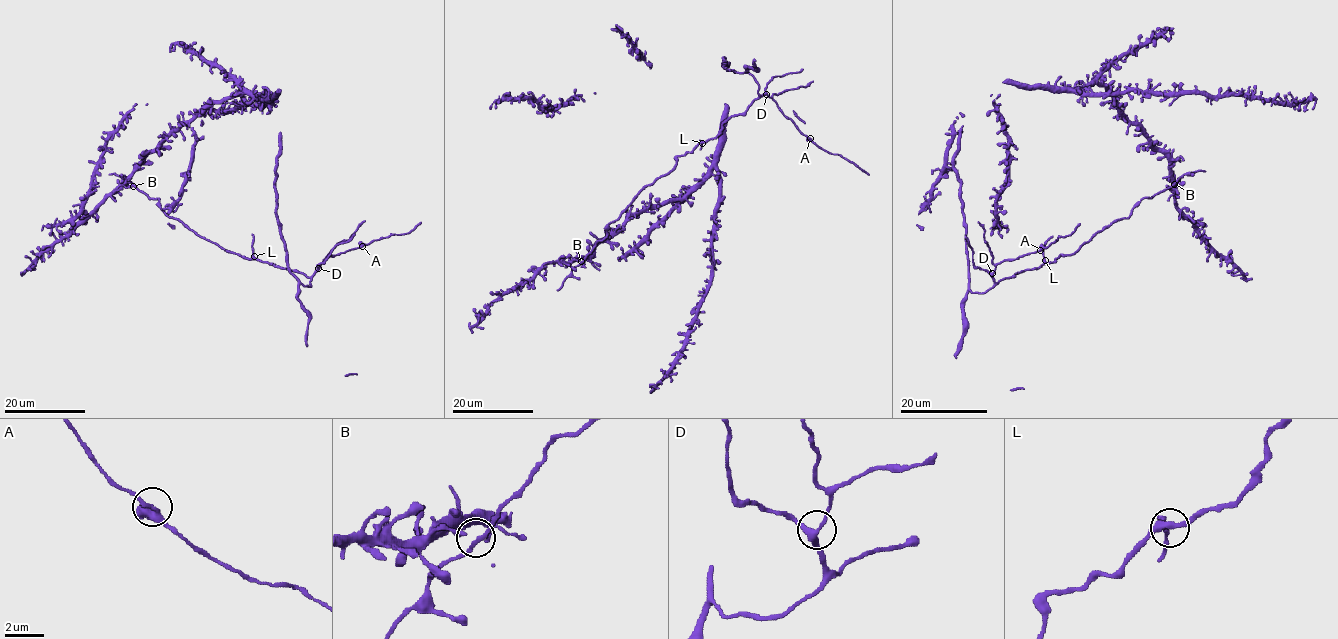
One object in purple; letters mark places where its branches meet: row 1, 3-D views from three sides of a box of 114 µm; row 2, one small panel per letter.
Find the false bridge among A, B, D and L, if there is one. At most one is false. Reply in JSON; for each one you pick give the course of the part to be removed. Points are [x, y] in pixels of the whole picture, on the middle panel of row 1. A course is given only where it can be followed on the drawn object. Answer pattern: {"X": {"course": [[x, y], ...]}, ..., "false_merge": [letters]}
{"false_merge": []}

